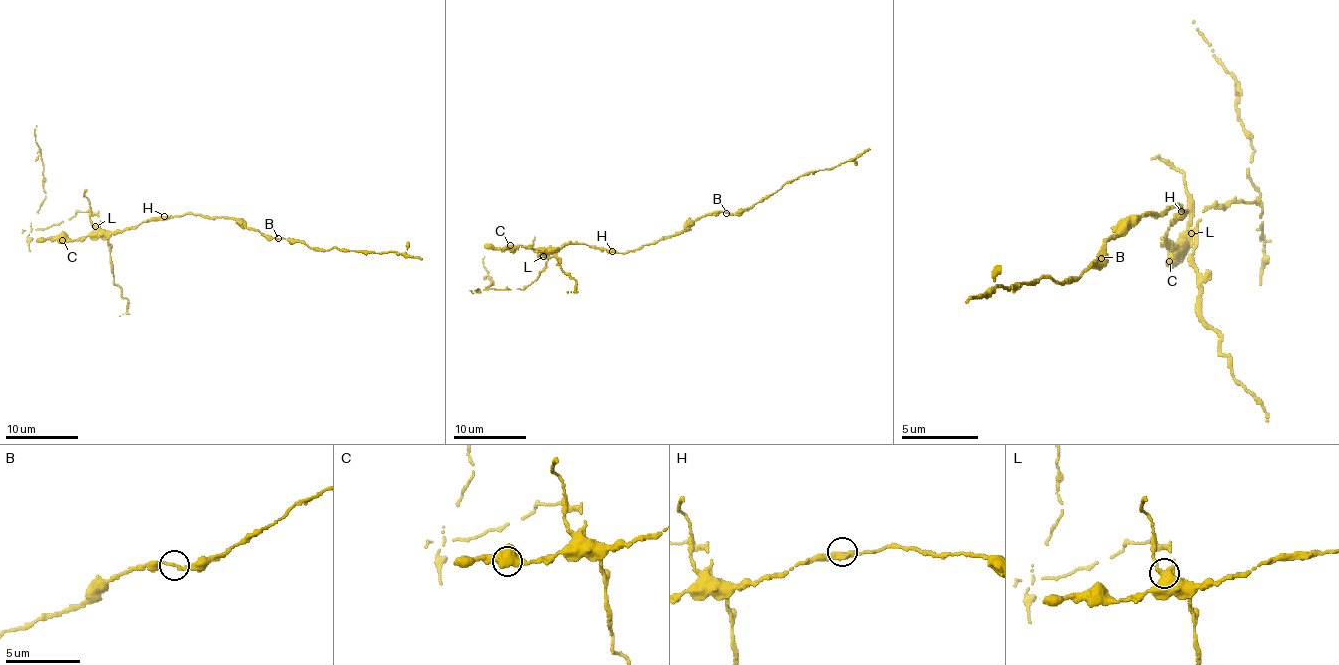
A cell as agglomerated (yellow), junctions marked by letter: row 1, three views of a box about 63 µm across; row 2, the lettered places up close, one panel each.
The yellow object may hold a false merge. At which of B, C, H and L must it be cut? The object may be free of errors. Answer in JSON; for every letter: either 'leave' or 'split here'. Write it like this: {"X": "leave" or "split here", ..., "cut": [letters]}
{"B": "leave", "C": "leave", "H": "leave", "L": "split here", "cut": ["L"]}

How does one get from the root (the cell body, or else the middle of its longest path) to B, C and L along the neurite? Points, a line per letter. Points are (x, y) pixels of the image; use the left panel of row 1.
B: (166, 220), (182, 214), (226, 216), (235, 218), (248, 229), (279, 238)
C: (166, 220), (142, 221), (111, 234), (62, 240)
L: (166, 220), (150, 220), (113, 232), (95, 227)

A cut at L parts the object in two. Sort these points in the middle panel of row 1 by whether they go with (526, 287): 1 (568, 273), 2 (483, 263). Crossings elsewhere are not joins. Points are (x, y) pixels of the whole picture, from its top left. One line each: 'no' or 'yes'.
1: yes
2: yes

